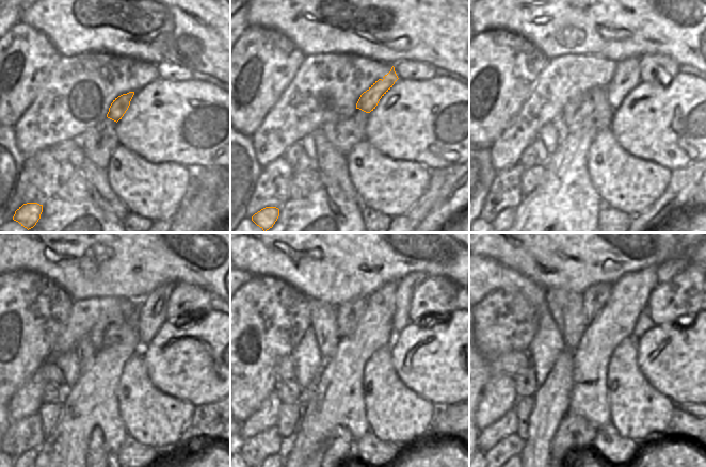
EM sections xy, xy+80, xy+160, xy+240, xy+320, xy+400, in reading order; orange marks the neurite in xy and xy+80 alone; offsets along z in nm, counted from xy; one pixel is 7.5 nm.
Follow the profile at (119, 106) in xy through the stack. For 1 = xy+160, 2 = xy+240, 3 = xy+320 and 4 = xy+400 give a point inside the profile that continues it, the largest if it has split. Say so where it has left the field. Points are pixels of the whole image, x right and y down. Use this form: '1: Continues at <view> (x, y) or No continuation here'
1: Continues at xy+160 (615, 92)
2: Continues at xy+240 (156, 302)
3: Continues at xy+320 (407, 286)
4: Continues at xy+400 (663, 275).

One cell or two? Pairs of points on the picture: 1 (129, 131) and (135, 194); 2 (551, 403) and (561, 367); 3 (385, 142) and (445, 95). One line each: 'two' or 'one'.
1: two
2: one
3: one

